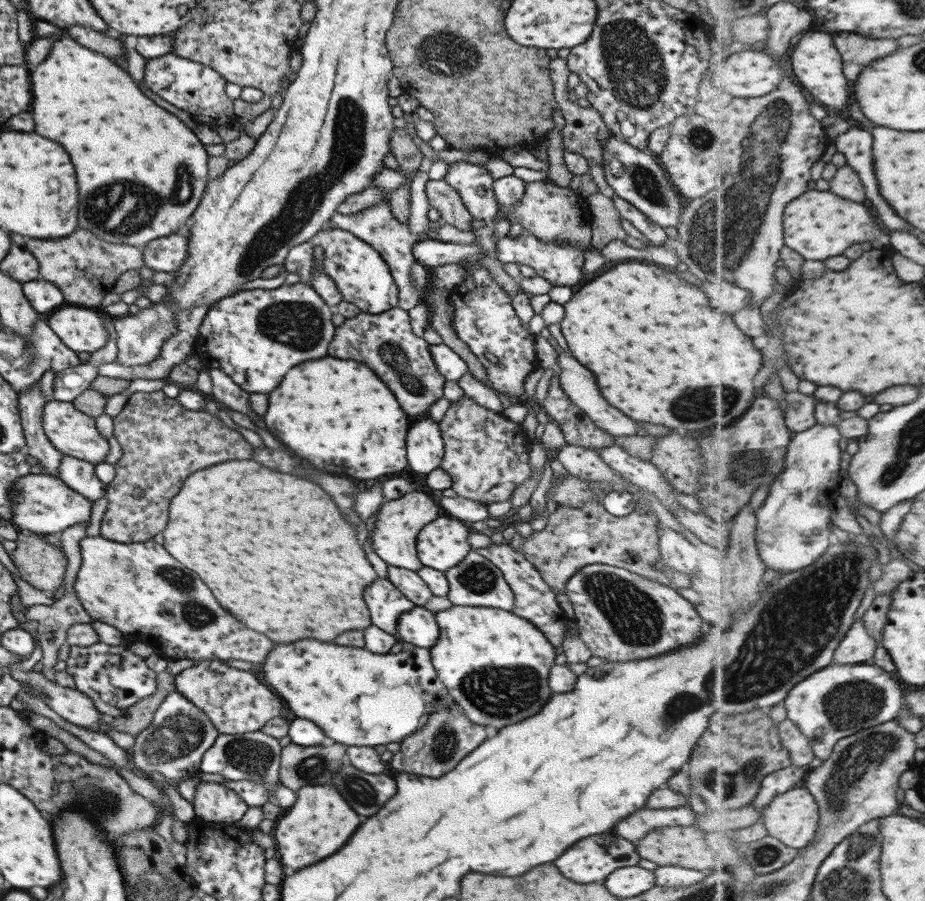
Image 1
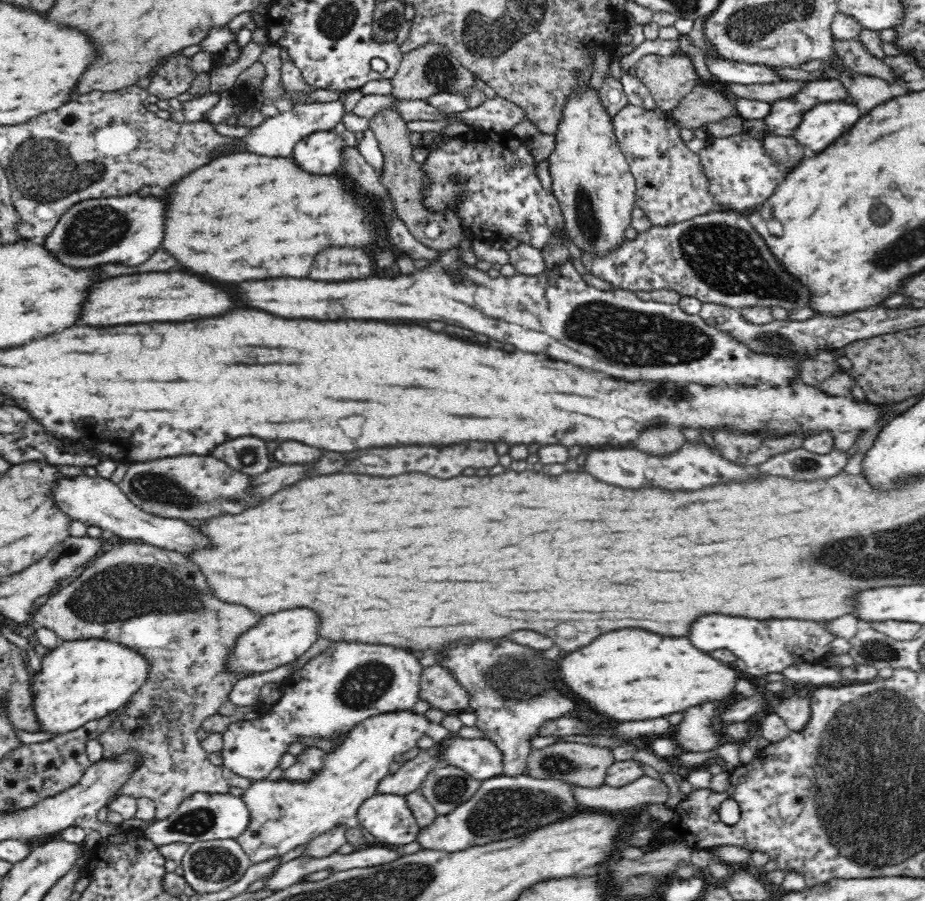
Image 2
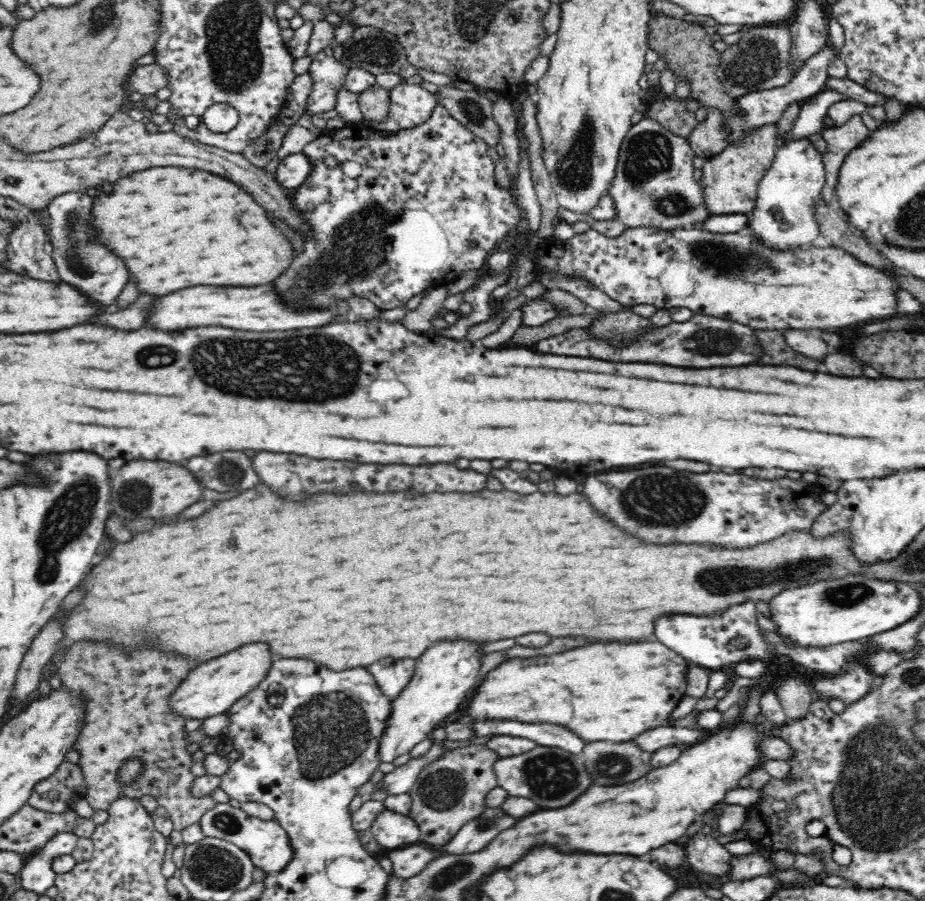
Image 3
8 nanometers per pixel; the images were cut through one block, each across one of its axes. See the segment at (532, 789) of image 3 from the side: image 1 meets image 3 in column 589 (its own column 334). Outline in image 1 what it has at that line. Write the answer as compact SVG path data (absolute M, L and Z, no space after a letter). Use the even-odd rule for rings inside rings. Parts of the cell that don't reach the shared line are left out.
M349 764L341 765L333 773L331 786L359 816L375 814L383 802L395 794L395 782L391 778L383 774L365 774Z

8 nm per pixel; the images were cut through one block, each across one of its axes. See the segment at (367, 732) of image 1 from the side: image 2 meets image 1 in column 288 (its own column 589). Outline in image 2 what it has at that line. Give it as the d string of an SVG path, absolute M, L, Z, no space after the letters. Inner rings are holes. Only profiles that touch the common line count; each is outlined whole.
M636 628L606 632L606 634L598 636L586 648L570 652L568 656L564 656L560 660L558 674L560 674L560 680L564 682L564 686L572 688L570 692L580 702L584 702L588 708L596 710L598 714L612 718L612 720L620 720L620 722L652 720L658 716L682 712L682 710L702 704L702 702L724 700L734 692L734 684L740 677L733 668L720 664L718 660L710 658L708 654L698 652L686 636L670 638L670 636L658 636L658 634L636 630Z

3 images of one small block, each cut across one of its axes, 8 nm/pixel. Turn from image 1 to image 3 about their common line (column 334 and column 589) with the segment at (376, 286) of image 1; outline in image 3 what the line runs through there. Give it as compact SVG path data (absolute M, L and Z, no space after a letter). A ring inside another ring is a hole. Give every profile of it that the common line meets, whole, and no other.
M695 225L670 230L627 228L617 237L604 236L590 227L568 240L559 240L554 236L544 238L531 250L537 280L544 273L566 279L584 279L628 308L636 304L650 304L657 309L688 308L694 315L715 316L765 331L816 329L822 332L898 315L894 294L898 284L884 272L866 266L851 252L838 247L796 247L774 252L746 232L714 234Z

